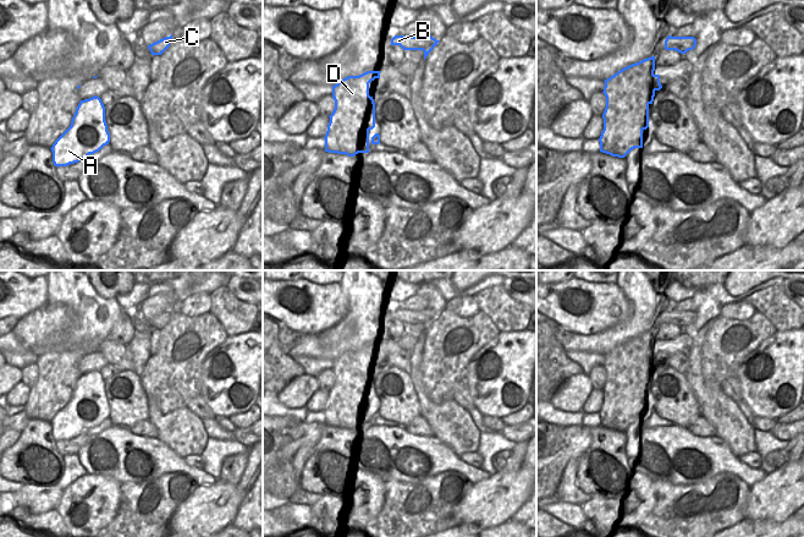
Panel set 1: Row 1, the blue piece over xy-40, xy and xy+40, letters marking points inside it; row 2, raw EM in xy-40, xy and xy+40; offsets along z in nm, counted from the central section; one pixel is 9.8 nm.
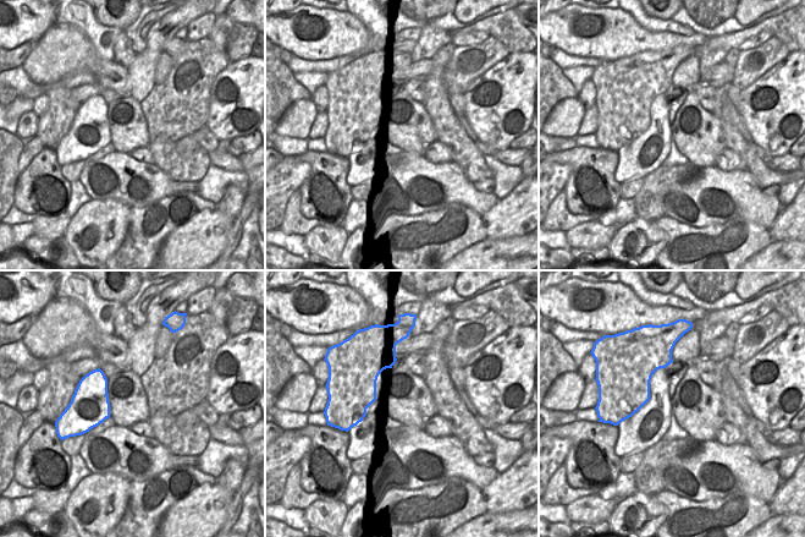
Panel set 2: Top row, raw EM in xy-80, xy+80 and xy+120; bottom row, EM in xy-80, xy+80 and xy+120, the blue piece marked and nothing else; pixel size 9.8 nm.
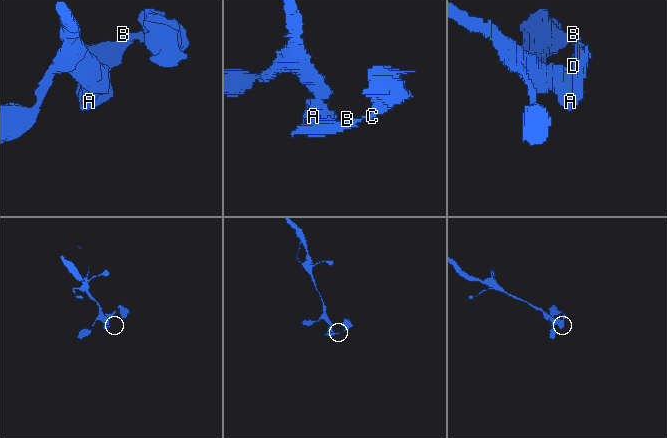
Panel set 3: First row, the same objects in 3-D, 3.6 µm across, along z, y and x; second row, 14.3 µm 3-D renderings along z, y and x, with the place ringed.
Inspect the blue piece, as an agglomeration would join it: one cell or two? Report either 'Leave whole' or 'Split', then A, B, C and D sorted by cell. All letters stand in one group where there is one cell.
Split. Groups: A / B C D.

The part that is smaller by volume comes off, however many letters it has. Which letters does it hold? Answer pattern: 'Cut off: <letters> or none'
Cut off: B, C, D

